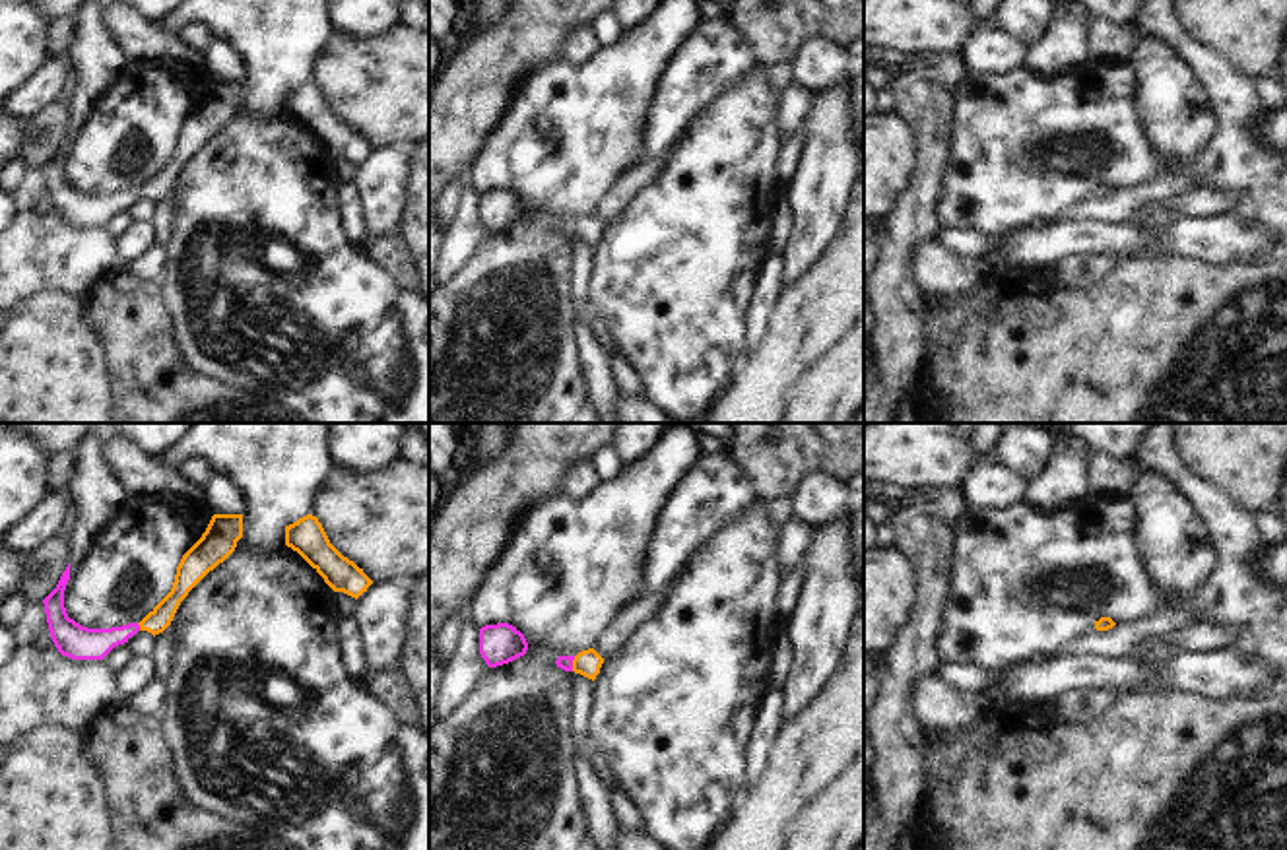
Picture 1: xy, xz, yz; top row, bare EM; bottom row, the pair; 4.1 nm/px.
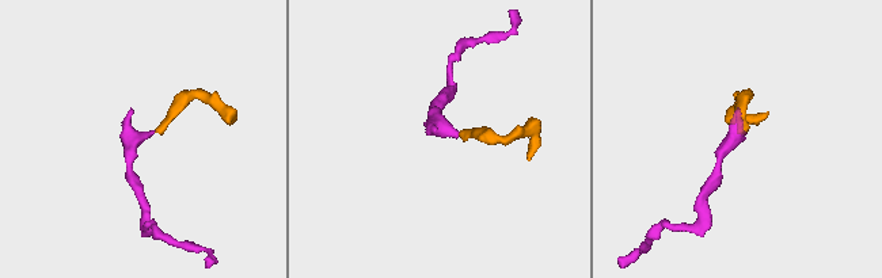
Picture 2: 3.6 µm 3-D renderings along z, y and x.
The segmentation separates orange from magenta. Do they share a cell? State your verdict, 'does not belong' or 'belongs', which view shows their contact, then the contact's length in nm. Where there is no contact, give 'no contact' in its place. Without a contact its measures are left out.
belongs | xz | 70 nm

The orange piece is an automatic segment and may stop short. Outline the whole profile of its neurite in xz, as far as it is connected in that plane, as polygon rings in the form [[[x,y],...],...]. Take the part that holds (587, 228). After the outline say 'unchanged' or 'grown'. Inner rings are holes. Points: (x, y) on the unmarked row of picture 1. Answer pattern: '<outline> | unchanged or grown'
[[[588,213],[577,221],[559,221],[555,229],[565,237],[575,237],[594,246],[600,239],[604,223],[594,213]]] | grown

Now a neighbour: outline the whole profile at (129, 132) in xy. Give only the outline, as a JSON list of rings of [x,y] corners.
[[[126,60],[82,122],[70,128],[64,173],[87,194],[140,188],[171,157],[182,120],[202,103],[214,78],[204,66],[173,70],[167,60]]]

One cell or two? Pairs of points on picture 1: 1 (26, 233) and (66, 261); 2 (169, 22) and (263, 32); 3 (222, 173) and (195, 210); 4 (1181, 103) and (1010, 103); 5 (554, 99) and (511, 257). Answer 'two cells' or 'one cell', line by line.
1: one cell
2: one cell
3: one cell
4: two cells
5: one cell

